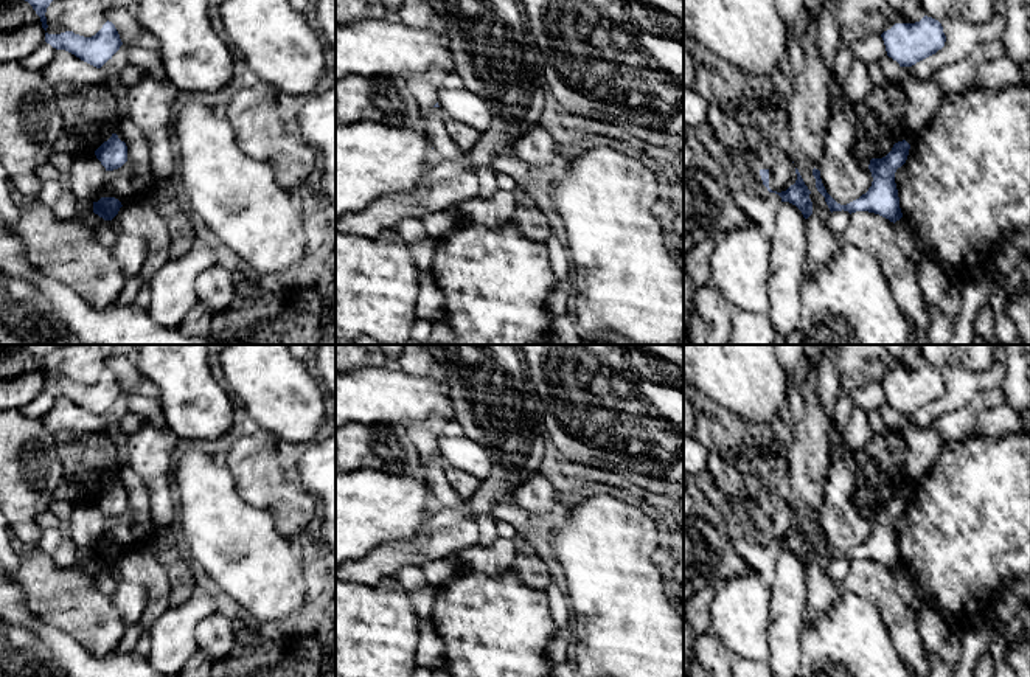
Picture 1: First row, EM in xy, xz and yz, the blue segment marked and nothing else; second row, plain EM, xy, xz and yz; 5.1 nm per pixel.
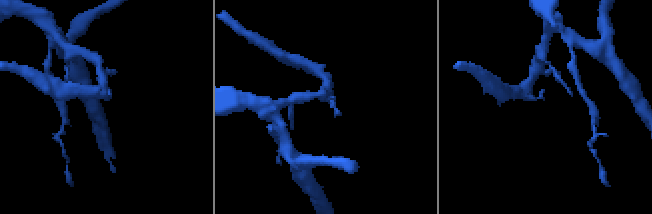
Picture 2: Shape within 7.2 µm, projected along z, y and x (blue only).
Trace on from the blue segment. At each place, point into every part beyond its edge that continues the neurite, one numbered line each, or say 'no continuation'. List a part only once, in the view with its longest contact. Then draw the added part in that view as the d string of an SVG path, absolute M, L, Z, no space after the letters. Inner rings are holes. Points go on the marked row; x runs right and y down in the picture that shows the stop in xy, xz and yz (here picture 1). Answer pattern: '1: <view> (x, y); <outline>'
no continuation

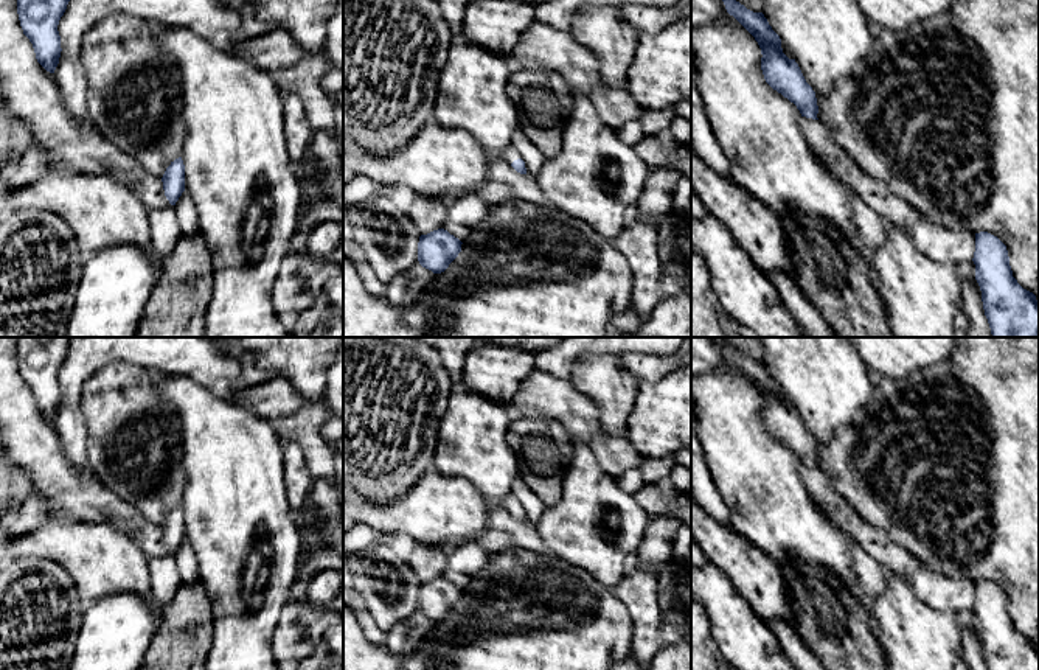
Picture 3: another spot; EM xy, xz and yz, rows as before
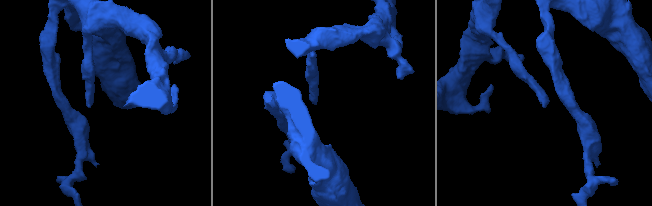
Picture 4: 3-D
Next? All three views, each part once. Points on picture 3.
1: xz (510, 153); M506 146L503 151L497 154L502 160L511 165L514 160L522 159L520 152L513 146Z

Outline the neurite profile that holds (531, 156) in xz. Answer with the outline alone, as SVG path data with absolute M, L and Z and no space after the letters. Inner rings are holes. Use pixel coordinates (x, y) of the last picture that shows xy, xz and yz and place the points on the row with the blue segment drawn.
M520 127L514 131L511 145L520 152L526 174L536 177L545 162L542 152L526 138Z

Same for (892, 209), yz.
M801 117L801 134L806 137L814 155L851 193L857 194L884 221L909 232L913 211L909 204L895 194L882 180L860 169L846 146L822 121Z

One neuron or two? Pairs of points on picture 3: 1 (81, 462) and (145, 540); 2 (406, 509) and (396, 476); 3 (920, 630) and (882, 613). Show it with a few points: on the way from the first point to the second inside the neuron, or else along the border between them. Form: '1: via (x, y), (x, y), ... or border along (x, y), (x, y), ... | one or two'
1: border along (61, 445), (62, 454), (76, 468), (89, 471) | two
2: border along (429, 470), (396, 498), (385, 502), (367, 501) | two
3: via (910, 628), (892, 613) | one

